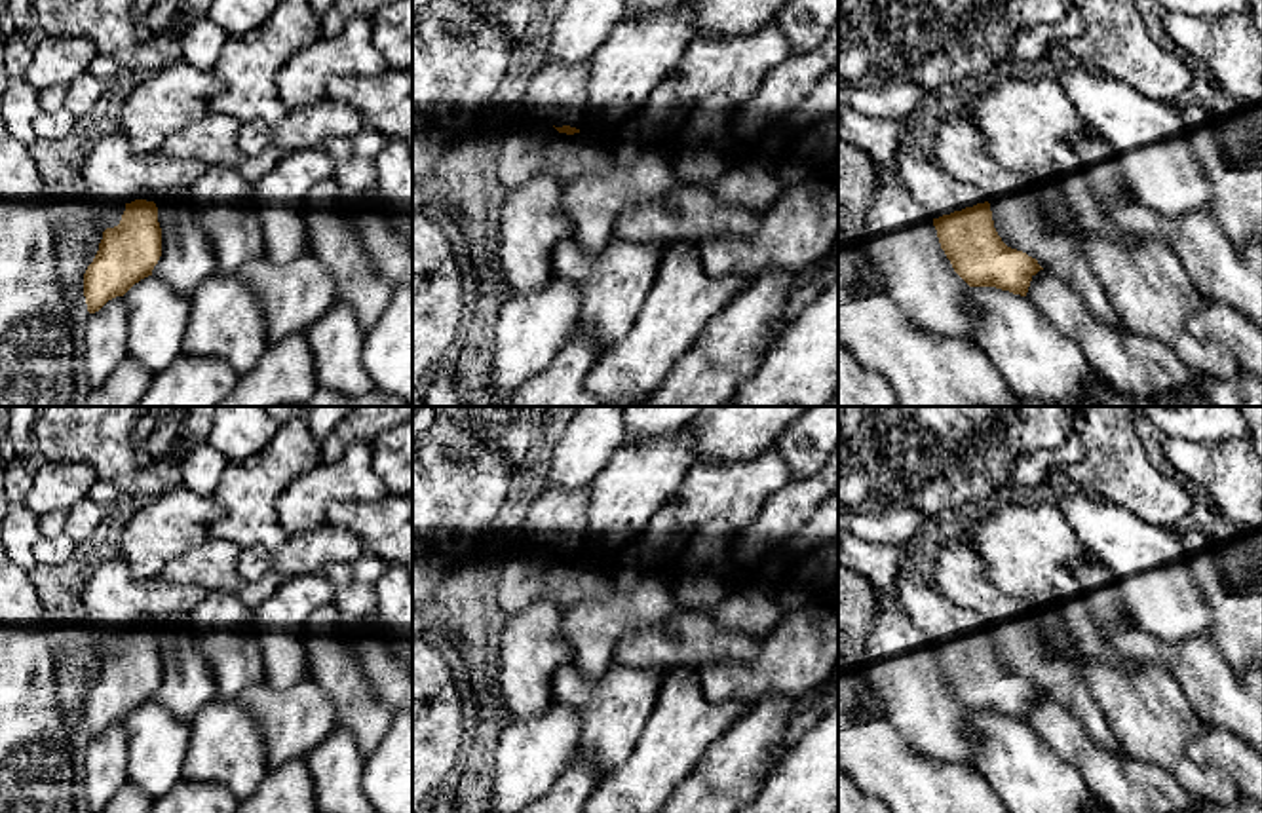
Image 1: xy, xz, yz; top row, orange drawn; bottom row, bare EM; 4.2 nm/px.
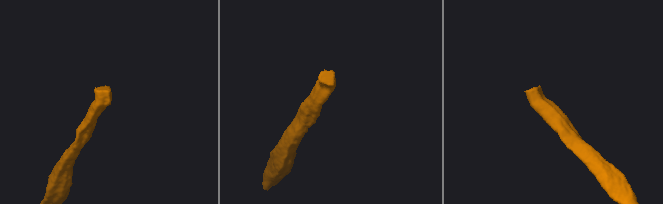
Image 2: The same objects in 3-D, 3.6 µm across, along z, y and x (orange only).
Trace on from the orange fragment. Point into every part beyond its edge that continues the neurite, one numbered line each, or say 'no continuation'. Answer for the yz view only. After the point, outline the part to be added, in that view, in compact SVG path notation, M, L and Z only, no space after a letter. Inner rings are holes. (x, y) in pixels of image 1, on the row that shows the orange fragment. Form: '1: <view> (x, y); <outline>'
1: yz (939, 192); M899 146L895 150L895 167L905 188L927 211L929 218L986 201L981 190L956 180L950 173L908 148Z

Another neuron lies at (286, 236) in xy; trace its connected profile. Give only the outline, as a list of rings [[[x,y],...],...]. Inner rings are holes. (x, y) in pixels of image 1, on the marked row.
[[[323,146],[283,154],[258,182],[257,213],[264,234],[264,256],[287,264],[308,253],[304,209],[310,190],[333,177],[335,163]]]

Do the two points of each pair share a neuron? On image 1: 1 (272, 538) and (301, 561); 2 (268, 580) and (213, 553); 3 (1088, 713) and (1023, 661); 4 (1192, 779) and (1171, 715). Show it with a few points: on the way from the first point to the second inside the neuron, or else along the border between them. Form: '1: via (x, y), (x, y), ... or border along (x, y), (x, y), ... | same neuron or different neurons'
1: border along (289, 536), (272, 555) | different neurons
2: via (253, 586), (240, 586), (223, 568) | same neuron
3: via (1072, 698), (1038, 665) | same neuron
4: via (1177, 764), (1171, 758), (1171, 730) | same neuron

